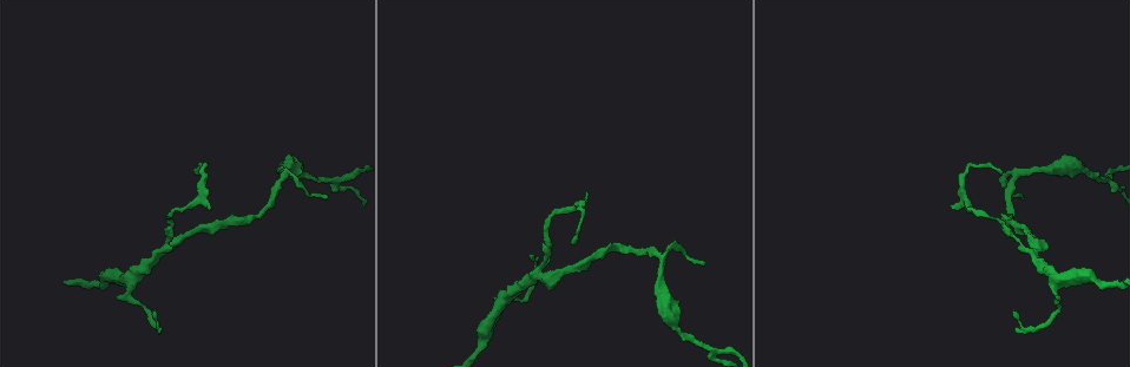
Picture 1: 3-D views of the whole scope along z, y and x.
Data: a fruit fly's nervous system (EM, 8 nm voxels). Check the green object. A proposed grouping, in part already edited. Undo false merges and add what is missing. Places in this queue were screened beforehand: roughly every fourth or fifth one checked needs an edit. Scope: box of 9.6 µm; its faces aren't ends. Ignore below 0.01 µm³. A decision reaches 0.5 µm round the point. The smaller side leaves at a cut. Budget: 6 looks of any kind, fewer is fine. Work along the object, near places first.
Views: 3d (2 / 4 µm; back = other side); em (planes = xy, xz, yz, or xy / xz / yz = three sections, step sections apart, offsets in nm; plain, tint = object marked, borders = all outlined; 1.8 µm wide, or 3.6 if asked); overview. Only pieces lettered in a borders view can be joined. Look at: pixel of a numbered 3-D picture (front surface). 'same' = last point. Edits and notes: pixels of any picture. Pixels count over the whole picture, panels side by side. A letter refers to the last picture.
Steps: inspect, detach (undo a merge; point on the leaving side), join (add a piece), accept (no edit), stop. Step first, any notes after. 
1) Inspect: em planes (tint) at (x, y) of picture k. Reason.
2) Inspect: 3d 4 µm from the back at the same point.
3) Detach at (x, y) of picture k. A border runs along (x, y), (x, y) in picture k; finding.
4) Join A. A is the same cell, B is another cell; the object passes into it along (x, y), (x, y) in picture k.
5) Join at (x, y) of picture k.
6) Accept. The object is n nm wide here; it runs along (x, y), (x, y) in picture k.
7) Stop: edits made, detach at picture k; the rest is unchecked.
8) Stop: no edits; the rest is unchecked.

Inspect: 3d 2 µm at (161, 251) of picture 1. Three-way junction.

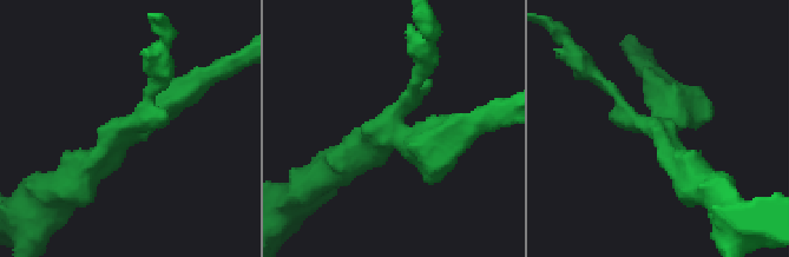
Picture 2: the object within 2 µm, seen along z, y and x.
Inspect: em yz step 16 (borders) at (658, 126) of picture 2. 3 arms meet here; the arms are 170, 170, 280 nm wide; need the tissue.

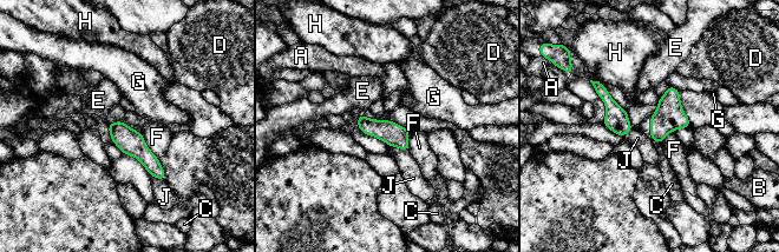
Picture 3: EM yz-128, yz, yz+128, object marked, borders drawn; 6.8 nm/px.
Accept. A, B, C, D, E, F, G, H and J are other cells; one neuron here.

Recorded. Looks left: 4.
Inspect: em yz step 4 (tint) at (282, 174) of picture 1. A fork.

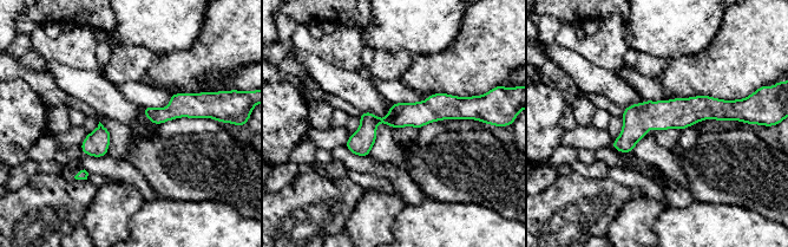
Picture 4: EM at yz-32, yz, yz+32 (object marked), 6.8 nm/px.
Inspect: em planes (tint) at the same point.

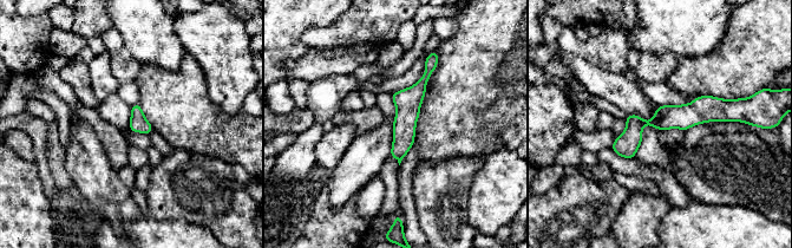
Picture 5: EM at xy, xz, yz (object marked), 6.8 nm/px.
Inspect: em planes (borders) at the same point.

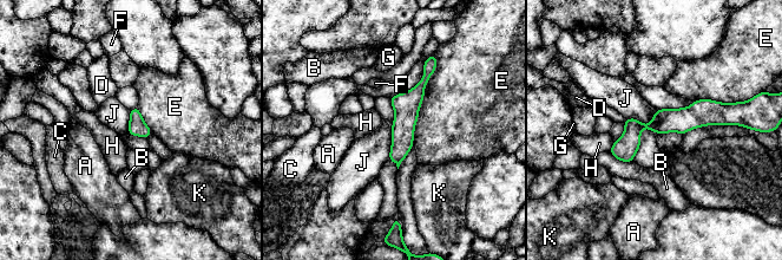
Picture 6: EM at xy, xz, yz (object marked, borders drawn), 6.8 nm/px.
Accept. The object is 120 nm wide here; A, B, C, D, E, F, G, H, J and K are other cells; it runs along (728, 116), (641, 127), (613, 151) in picture 6; all the same neuron.

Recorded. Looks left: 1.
Stop: no edits; the rest is unchecked.

